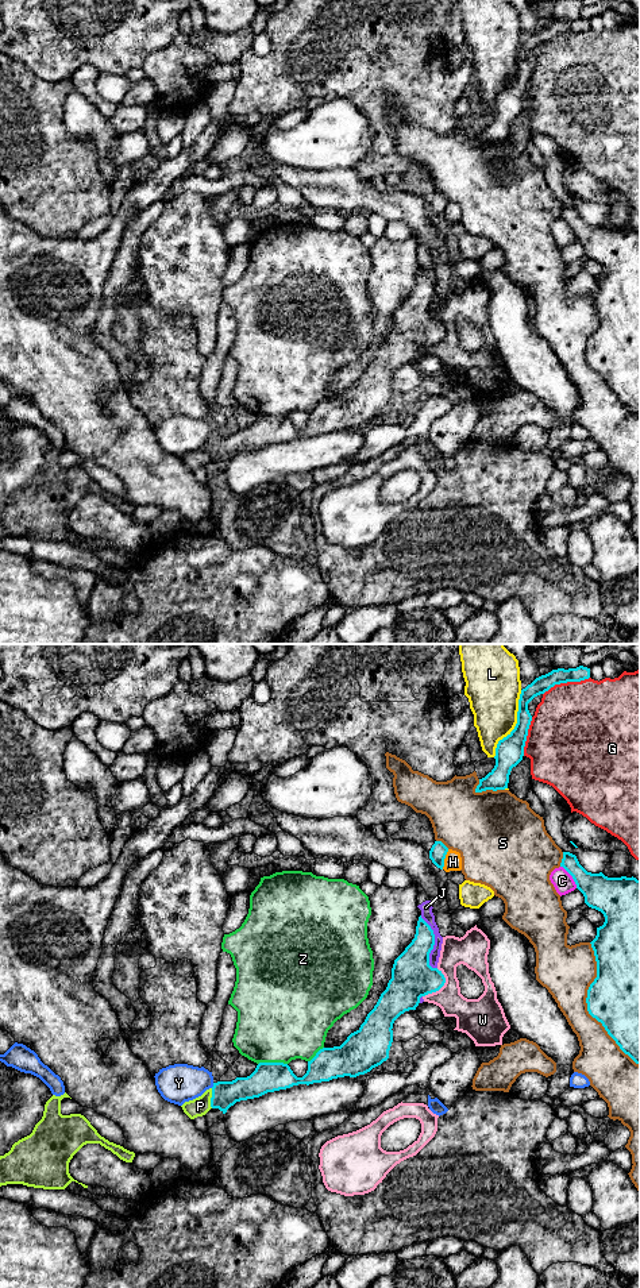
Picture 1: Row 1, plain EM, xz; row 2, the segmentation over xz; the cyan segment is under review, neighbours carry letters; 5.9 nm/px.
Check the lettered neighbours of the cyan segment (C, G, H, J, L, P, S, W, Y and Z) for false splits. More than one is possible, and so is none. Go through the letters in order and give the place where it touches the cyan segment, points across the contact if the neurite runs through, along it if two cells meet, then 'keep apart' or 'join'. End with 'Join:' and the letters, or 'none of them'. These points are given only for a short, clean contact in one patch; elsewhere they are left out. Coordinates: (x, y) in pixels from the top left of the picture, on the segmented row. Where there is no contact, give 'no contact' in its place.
C: contact xz (571, 875); keep apart
G: contact xz (566, 682); keep apart
H: contact xz (444, 857); keep apart
J: contact xz (434, 944); keep apart
L: contact xz (516, 724); keep apart
P: contact xz (211, 1098); way xz (224, 1094), (211, 1098), (200, 1106); join
S: contact xz (588, 1006); keep apart
W: contact xz (440, 987); keep apart
Y: contact xz (214, 1086); keep apart
Z: contact xz (272, 1063); keep apart
Join: P

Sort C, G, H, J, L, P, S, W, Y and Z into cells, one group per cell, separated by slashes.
C / G / H / J / L / P / S / W / Y / Z

